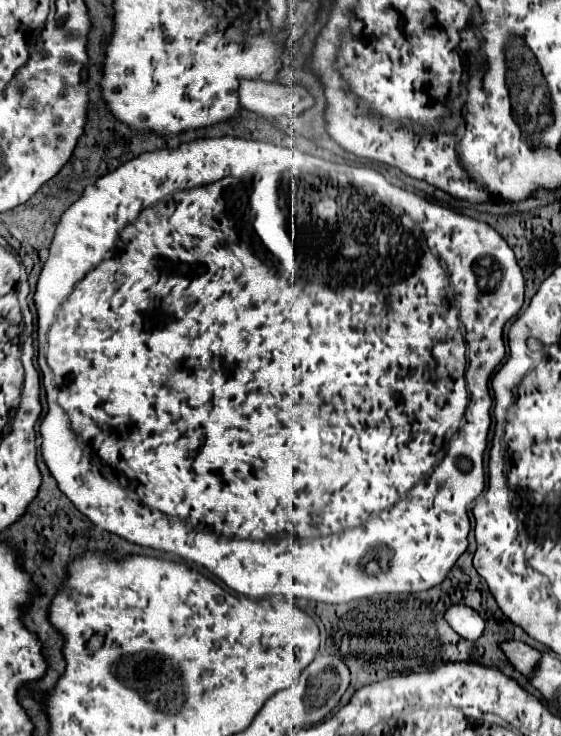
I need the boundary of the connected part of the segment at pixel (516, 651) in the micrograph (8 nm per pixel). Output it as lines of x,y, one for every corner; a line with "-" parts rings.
510,640
510,642
504,642
502,644
502,650
504,654
508,656
508,660
514,664
516,670
520,670
522,674
526,676
532,676
538,662
540,662
540,650
536,648
530,648
528,644
524,642
516,642
516,640

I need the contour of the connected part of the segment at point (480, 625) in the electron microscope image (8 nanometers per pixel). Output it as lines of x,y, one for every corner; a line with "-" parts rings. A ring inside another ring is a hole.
464,604
450,606
446,612
446,620
466,640
478,640
484,632
484,618

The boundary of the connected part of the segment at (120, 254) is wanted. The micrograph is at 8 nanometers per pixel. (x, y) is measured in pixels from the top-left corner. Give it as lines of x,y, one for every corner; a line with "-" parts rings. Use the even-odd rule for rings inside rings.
234,136
198,138
192,142
184,142
178,148
144,152
138,158
122,164
114,172
98,178
92,186
88,186
84,190
82,198
78,202
74,202
62,214
62,218
56,226
56,236
52,240
50,256
46,260
42,274
40,274
40,280
38,280
34,302
36,302
38,320
37,339
39,342
42,340
46,342
46,354
42,352
42,356
44,356
44,364
48,366
48,372
42,372
42,376
44,376
42,380
46,386
48,408
50,408
40,424
40,436
42,436
40,452
42,452
42,458
48,466
50,474
56,478
60,490
96,526
102,526
104,530
118,534
118,536
126,538
128,542
156,548
162,552
170,552
170,554
176,554
188,562
200,564
206,570
210,570
212,574
216,574
236,594
244,594
250,598
292,596
292,598
308,598
308,600
326,602
326,604
344,604
344,602
358,600
358,598
370,598
374,594
428,590
432,586
438,586
446,578
446,574
454,566
454,562
466,552
466,548
468,548
466,538
468,538
468,530
470,530
468,506
478,494
482,494
484,482
486,482
484,480
484,450
488,444
488,430
492,424
492,418
490,418
492,400
488,394
488,380
490,380
490,374
494,372
496,364
500,364
504,358
502,328
510,318
514,318
520,312
522,302
524,302
524,278
522,278
522,270
516,262
516,256
514,256
512,248
506,244
506,240
494,228
490,228
487,223
478,222
474,218
468,218
468,216
452,212
452,210
446,210
440,204
433,203
427,197
414,192
394,188
372,168
364,168
364,166
352,168
346,164
332,162
332,166
312,166
312,174
304,174
304,170
300,170
300,166
296,166
296,158
292,158
292,154
288,154
288,146
274,146
274,144
264,144
258,140
242,140
242,138
234,138
-
260,166
284,166
284,170
280,170
280,190
284,190
284,206
288,206
288,214
284,214
284,234
286,234
284,238
276,238
276,230
260,230
260,226
256,226
256,214
252,214
252,206
248,206
248,194
252,194
252,174
256,174
256,170
260,170
-
148,326
152,326
152,342
148,342

